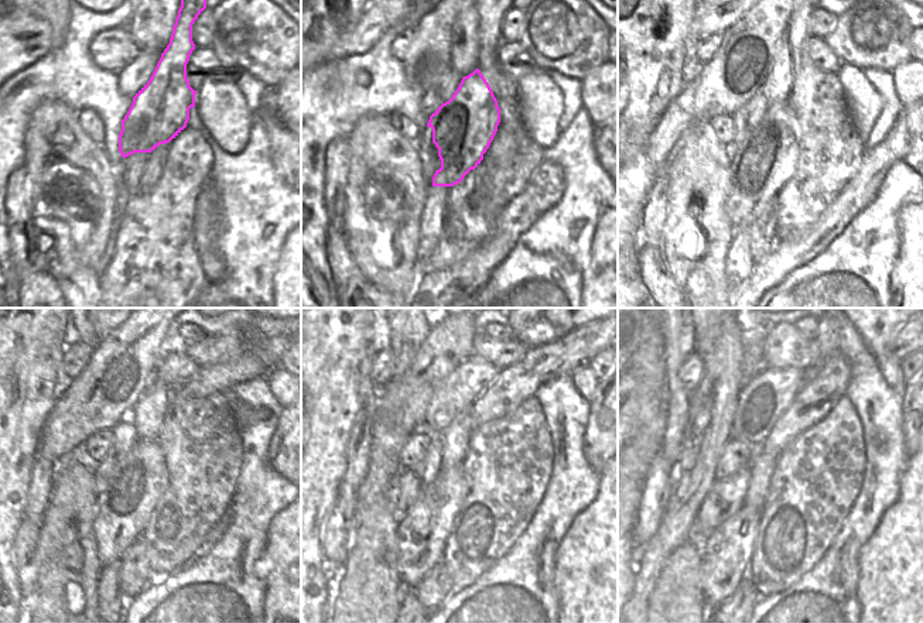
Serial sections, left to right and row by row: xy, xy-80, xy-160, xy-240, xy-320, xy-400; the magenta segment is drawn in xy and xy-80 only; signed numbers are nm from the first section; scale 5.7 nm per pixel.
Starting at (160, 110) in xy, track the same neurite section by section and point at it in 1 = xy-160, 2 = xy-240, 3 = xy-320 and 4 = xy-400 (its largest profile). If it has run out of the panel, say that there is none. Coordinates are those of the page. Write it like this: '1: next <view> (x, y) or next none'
1: next xy-160 (776, 139)
2: next xy-240 (116, 526)
3: next xy-320 (423, 530)
4: next xy-400 (728, 550)

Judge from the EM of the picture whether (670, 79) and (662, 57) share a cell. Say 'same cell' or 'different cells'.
same cell

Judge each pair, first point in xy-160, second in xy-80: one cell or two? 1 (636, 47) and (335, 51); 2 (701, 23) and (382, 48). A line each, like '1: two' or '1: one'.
1: two
2: two

